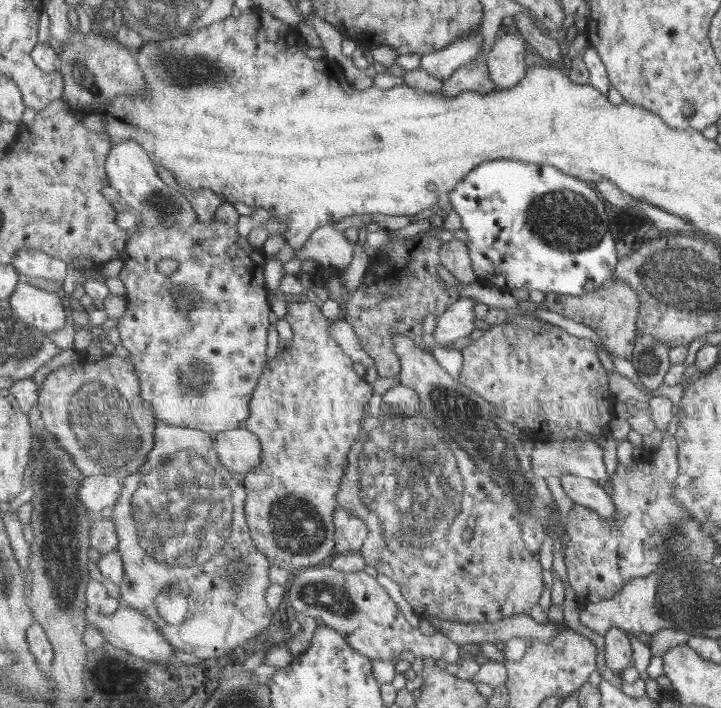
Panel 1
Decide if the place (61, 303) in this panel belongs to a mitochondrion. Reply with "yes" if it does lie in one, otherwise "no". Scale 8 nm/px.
no

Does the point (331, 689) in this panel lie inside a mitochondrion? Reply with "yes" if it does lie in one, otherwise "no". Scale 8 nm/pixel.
no

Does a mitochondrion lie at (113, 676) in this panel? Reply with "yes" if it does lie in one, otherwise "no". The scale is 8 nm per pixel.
no

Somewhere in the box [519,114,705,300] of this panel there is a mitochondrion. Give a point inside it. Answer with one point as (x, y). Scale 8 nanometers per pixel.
(564, 222)

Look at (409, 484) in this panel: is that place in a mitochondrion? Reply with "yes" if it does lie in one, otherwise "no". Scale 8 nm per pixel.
yes

